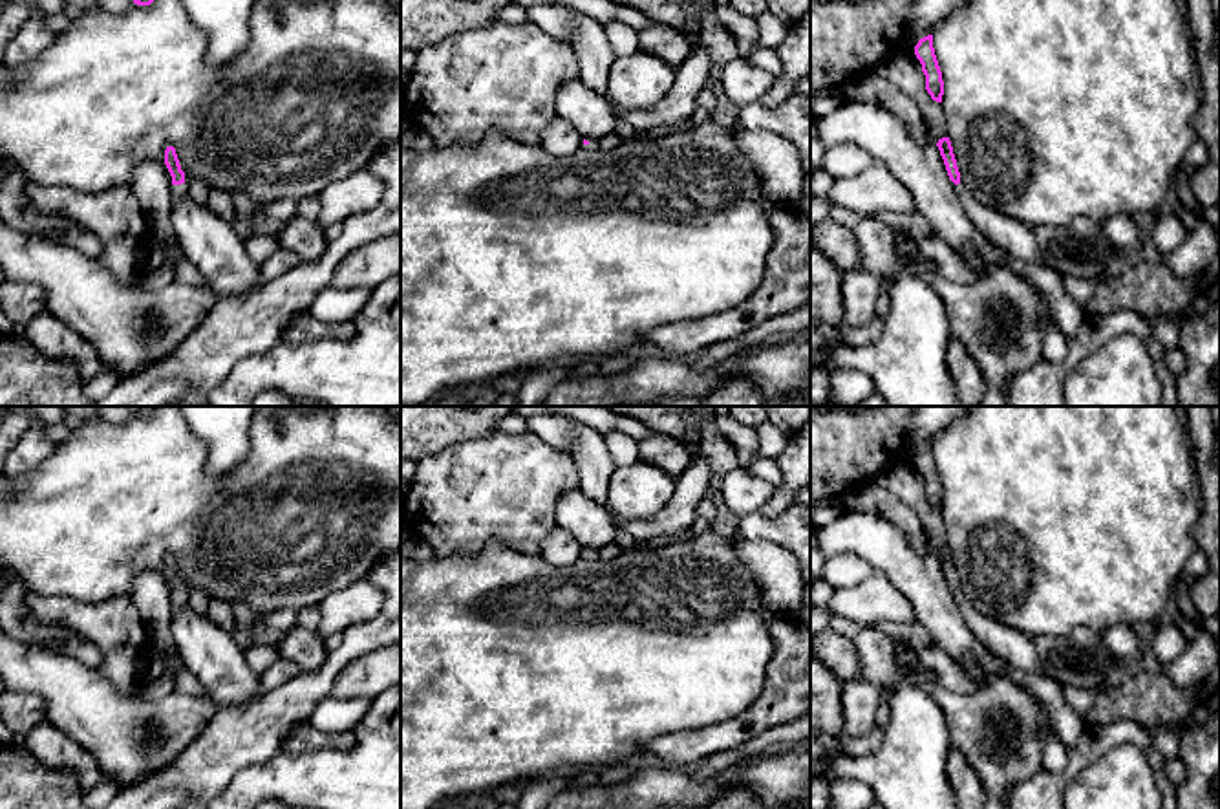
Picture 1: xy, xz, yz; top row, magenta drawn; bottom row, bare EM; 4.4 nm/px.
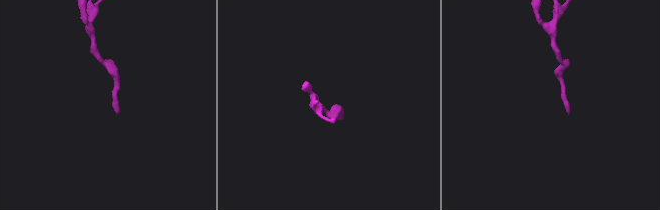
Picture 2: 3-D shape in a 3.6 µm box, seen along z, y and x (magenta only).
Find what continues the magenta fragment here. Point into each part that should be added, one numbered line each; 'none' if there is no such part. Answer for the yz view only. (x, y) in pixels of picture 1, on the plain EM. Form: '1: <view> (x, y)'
none

